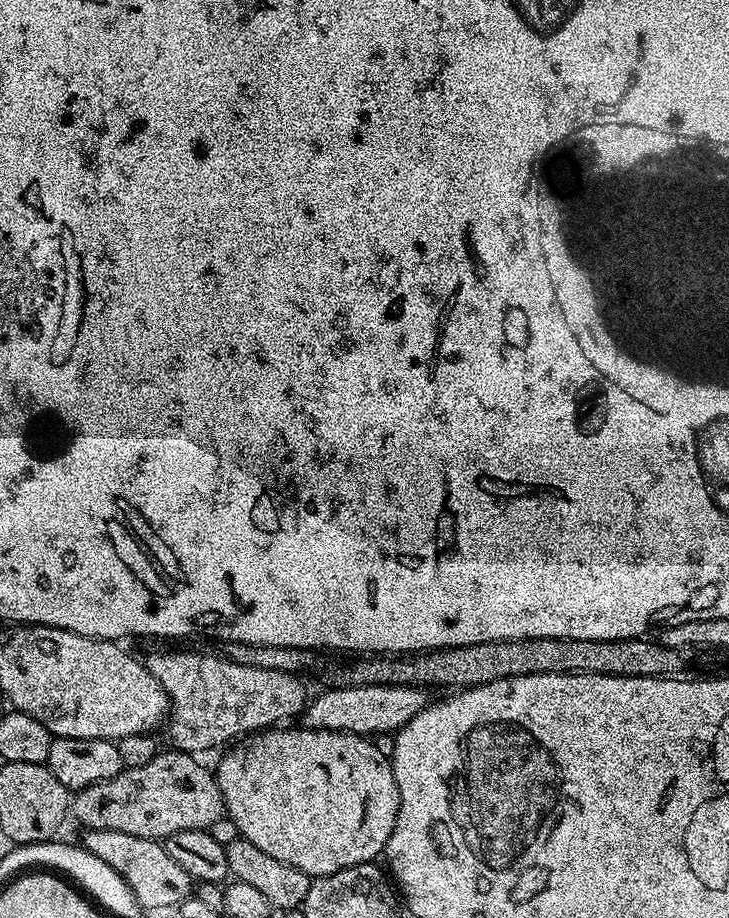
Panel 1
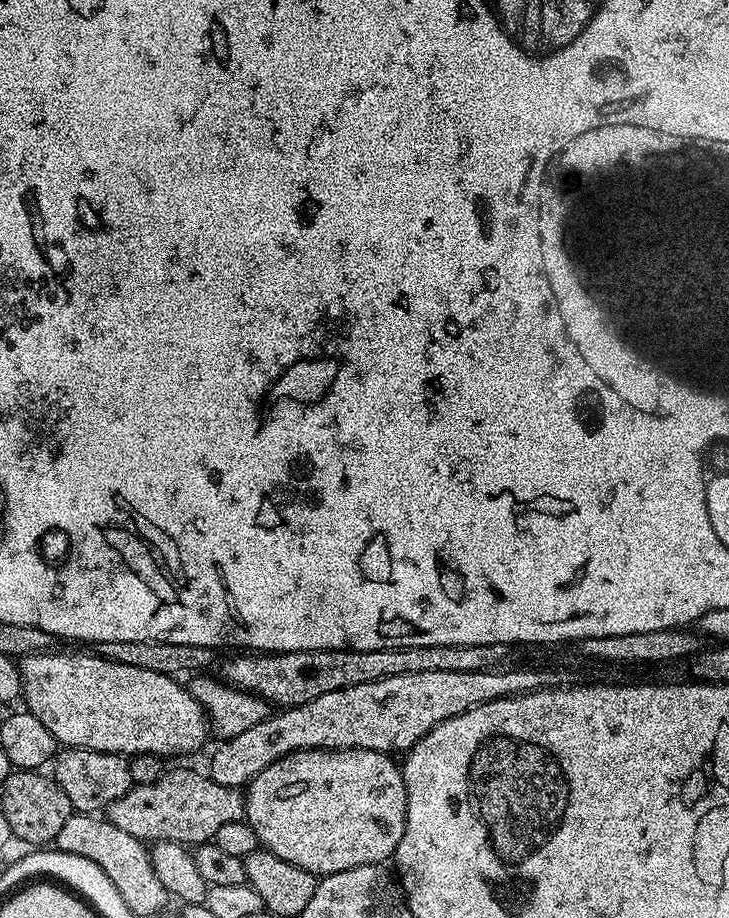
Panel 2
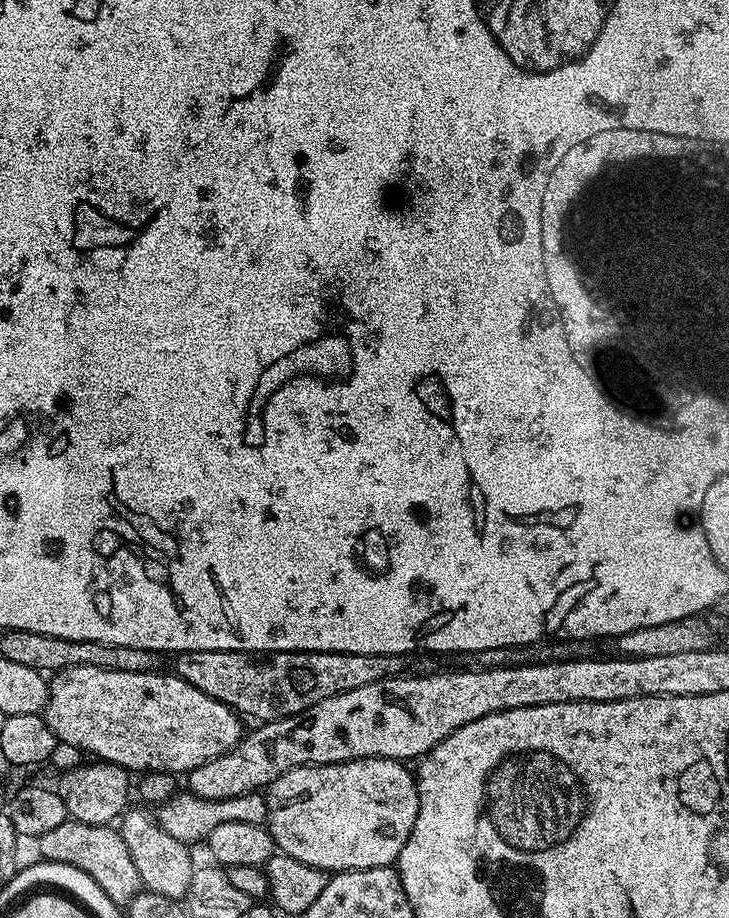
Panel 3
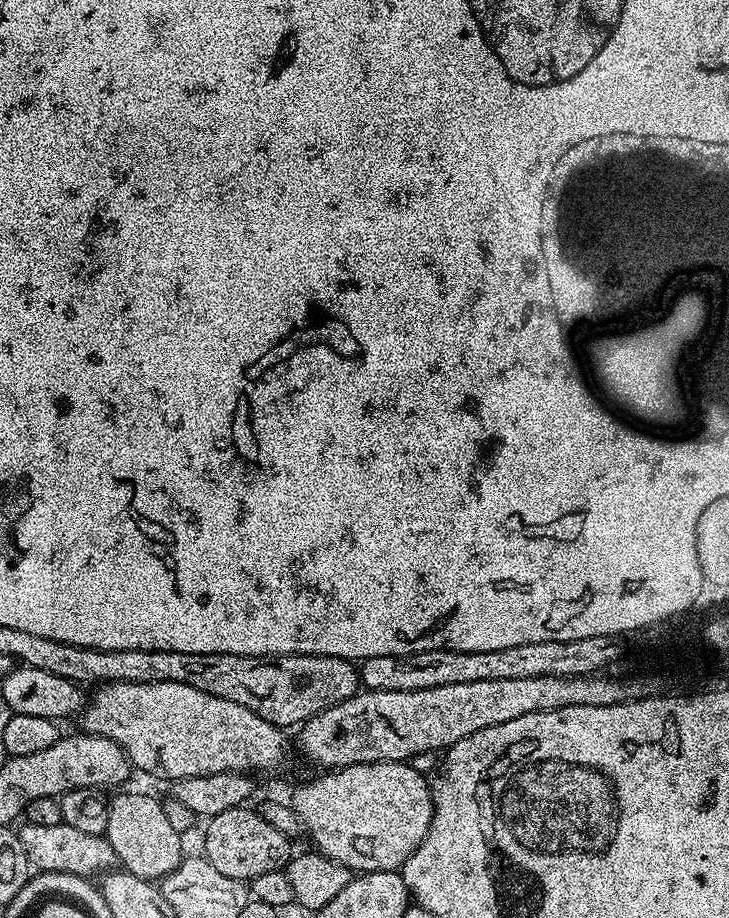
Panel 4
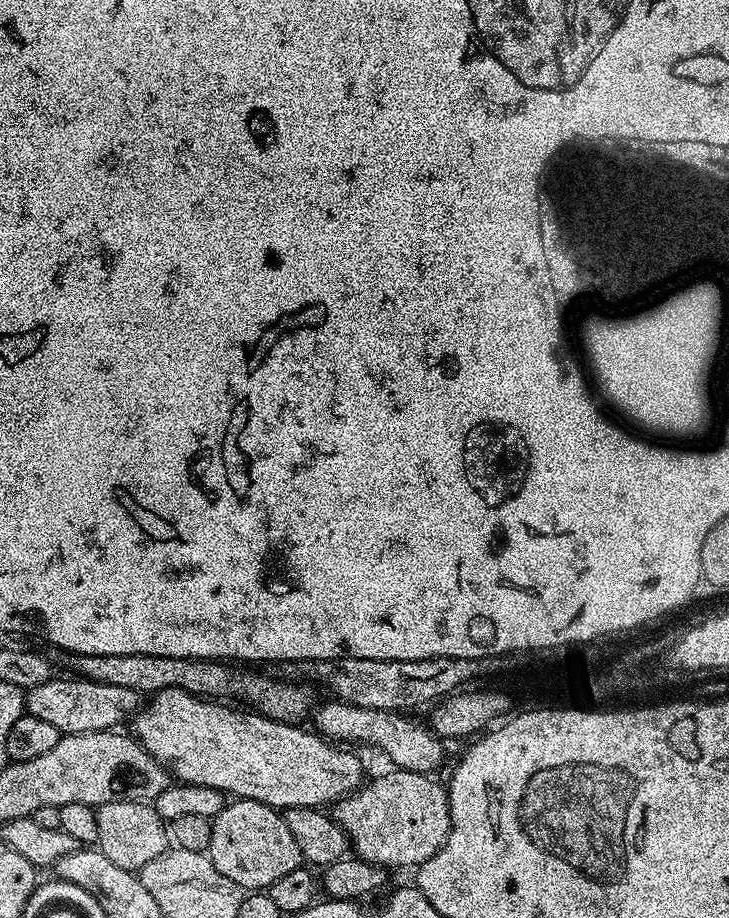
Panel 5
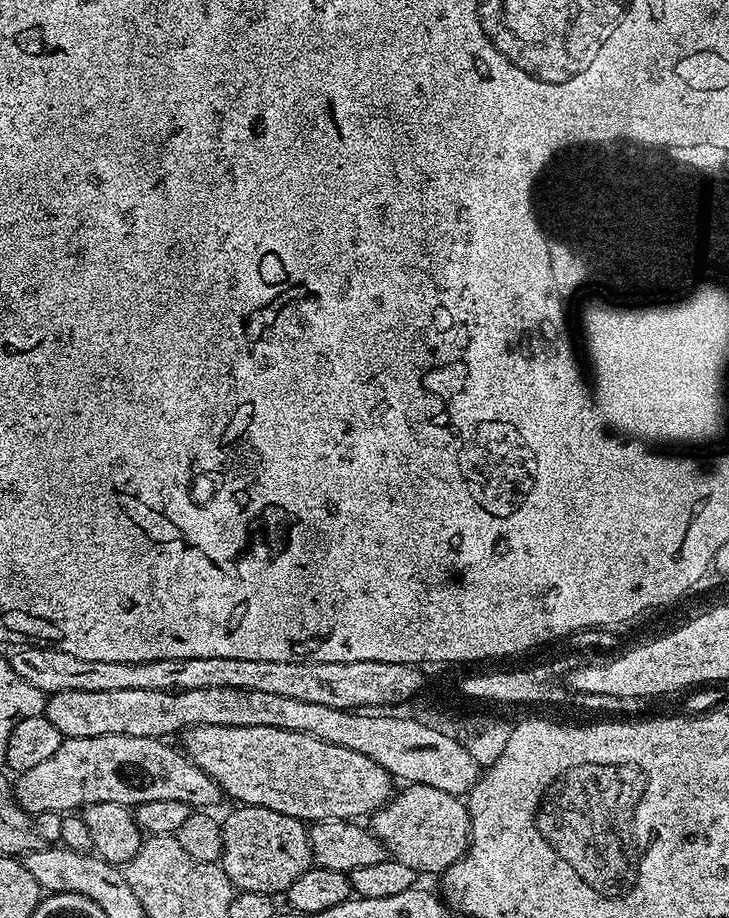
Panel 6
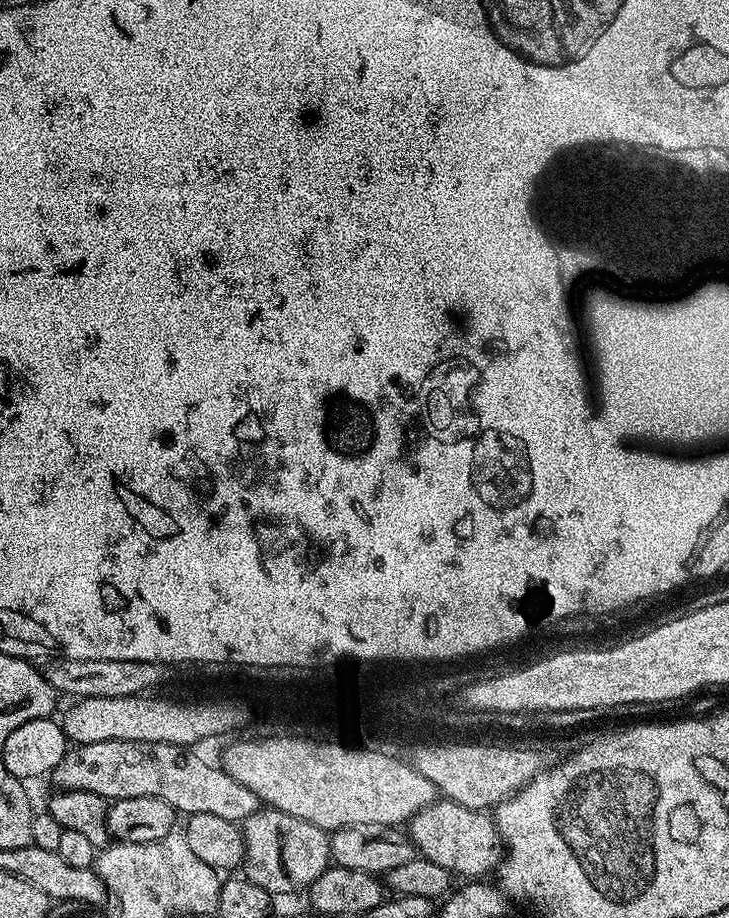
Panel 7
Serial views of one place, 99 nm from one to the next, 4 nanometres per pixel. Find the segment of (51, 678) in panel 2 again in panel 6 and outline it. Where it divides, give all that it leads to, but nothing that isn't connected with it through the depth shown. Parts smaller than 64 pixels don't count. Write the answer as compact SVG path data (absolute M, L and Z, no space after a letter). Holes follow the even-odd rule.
M199 724L193 728L184 729L182 739L184 739L184 744L182 743L184 755L194 762L194 766L198 766L198 770L202 770L206 774L210 774L210 778L214 778L214 782L220 787L221 793L225 797L233 796L236 802L244 806L253 804L259 808L278 810L278 814L292 816L295 820L319 822L321 820L356 820L357 818L368 818L371 817L373 812L377 812L386 801L391 800L394 795L394 787L392 788L392 784L394 785L393 777L389 776L385 768L378 766L378 762L366 758L366 754L358 754L358 750L346 750L342 746L334 746L330 742L322 742L310 734L291 732L290 730L278 730L274 726L206 726L205 724Z

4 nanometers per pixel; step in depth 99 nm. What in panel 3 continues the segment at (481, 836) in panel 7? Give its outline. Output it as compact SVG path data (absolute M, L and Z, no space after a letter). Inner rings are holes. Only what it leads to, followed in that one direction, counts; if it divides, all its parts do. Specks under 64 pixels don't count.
M367 756L341 764L307 764L290 769L266 789L266 827L272 834L272 841L283 855L298 858L298 862L306 862L306 866L320 868L329 874L395 865L418 818L416 778L409 769L407 772L404 768L407 767L398 760Z

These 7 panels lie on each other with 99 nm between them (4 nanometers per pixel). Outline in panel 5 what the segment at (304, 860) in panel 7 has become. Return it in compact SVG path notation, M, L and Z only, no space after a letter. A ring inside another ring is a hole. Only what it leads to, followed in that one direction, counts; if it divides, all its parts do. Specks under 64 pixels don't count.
M233 799L211 819L210 846L207 855L214 862L214 870L226 874L242 890L267 890L278 878L301 867L302 857L290 826L277 809L257 800Z

